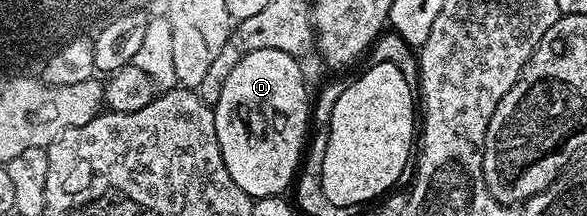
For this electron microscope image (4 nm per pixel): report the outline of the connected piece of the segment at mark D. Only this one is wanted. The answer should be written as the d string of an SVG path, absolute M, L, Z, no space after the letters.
M277 49L248 51L225 81L225 89L221 89L221 97L213 105L217 141L221 145L225 169L229 169L229 177L233 177L233 181L237 181L239 188L252 200L270 195L282 196L283 190L292 186L300 170L305 155L305 140L309 135L309 95L307 99L307 83L303 80L299 63L296 56Z

